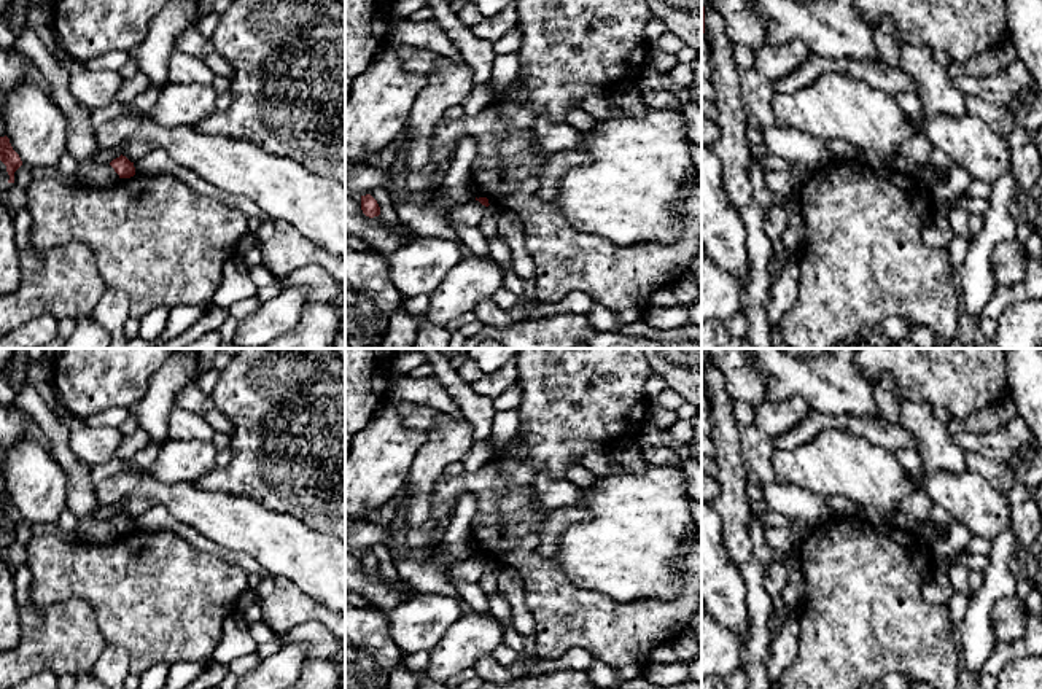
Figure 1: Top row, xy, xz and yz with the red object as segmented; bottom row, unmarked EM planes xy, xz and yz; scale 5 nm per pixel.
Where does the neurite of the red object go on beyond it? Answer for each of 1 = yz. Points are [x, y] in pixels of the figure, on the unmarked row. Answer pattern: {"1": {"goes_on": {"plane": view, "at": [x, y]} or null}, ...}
{"1": {"goes_on": null}}

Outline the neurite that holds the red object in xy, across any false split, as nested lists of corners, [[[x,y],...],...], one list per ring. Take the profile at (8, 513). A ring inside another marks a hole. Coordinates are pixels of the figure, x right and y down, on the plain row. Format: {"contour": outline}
{"contour": [[[0,493],[0,517],[6,522],[8,539],[14,539],[14,528],[22,522],[19,511],[13,506],[10,495]]]}

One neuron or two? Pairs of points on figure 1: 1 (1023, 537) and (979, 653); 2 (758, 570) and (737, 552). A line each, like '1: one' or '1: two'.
1: two
2: two

